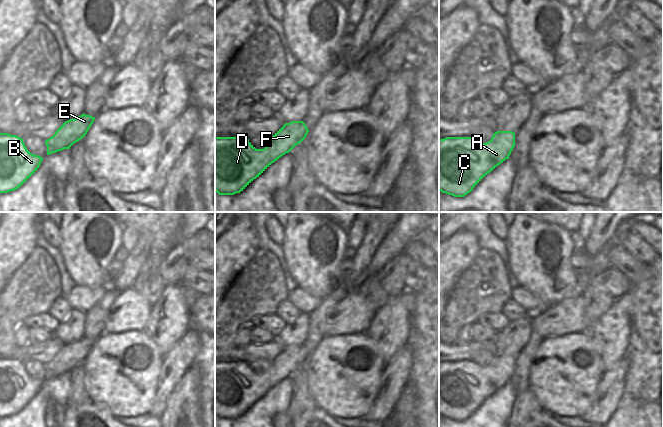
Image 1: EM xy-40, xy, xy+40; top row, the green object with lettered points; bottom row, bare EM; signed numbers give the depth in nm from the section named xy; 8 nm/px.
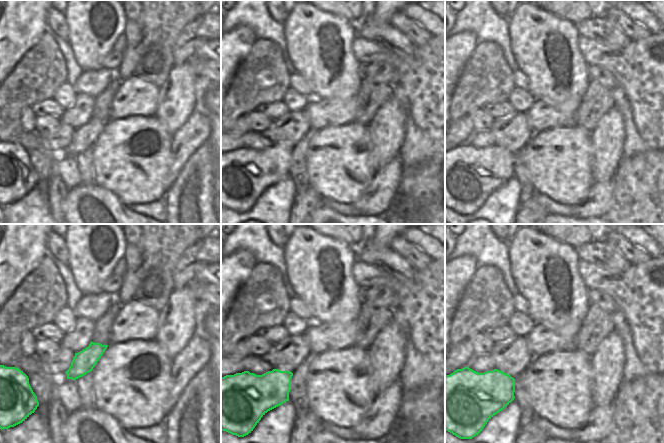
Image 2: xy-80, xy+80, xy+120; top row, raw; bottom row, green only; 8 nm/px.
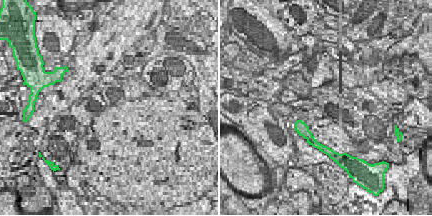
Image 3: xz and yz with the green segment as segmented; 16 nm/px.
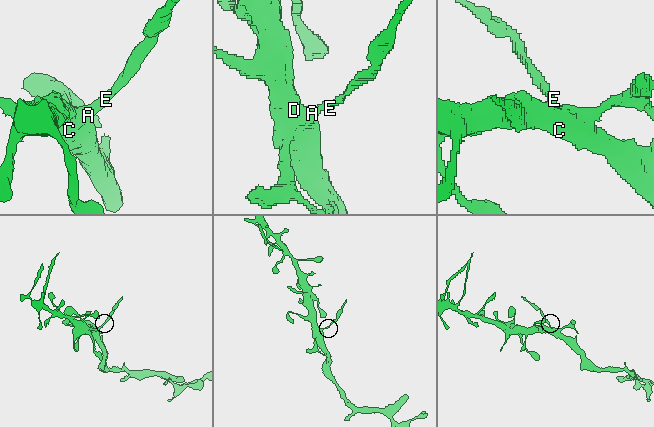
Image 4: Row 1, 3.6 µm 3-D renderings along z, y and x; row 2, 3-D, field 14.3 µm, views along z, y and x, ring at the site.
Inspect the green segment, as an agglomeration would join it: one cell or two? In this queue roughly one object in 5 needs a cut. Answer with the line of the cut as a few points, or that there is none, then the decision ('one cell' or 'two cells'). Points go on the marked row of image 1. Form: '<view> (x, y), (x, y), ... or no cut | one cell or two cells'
no cut | one cell

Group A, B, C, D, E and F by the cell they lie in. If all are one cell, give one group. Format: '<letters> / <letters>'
A B C D E F

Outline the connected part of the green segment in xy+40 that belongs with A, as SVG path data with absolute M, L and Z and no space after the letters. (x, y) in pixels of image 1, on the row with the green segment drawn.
M497 131L490 141L480 143L473 137L439 139L439 191L454 197L464 197L498 165L503 163L515 146L515 133Z

